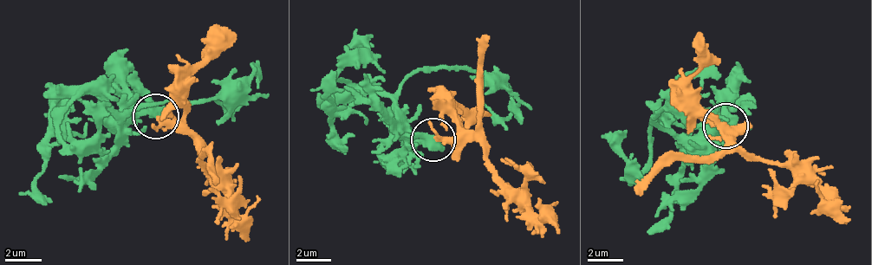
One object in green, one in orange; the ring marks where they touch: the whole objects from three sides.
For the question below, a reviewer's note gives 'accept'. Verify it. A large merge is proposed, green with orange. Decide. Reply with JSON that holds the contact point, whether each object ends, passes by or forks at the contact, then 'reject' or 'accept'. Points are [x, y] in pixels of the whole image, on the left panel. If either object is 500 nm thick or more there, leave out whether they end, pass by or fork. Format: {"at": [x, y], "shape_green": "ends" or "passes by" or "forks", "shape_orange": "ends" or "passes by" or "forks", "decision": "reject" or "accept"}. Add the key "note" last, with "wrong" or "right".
{"at": [156, 116], "shape_green": "passes by", "shape_orange": "passes by", "decision": "accept", "note": "right"}

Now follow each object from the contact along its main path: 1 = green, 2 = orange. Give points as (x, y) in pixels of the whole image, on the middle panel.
1: (432, 138), (403, 119), (389, 98), (365, 94), (339, 103), (332, 115), (336, 109), (324, 97), (333, 68)
2: (432, 138), (476, 140), (491, 177), (558, 232)

